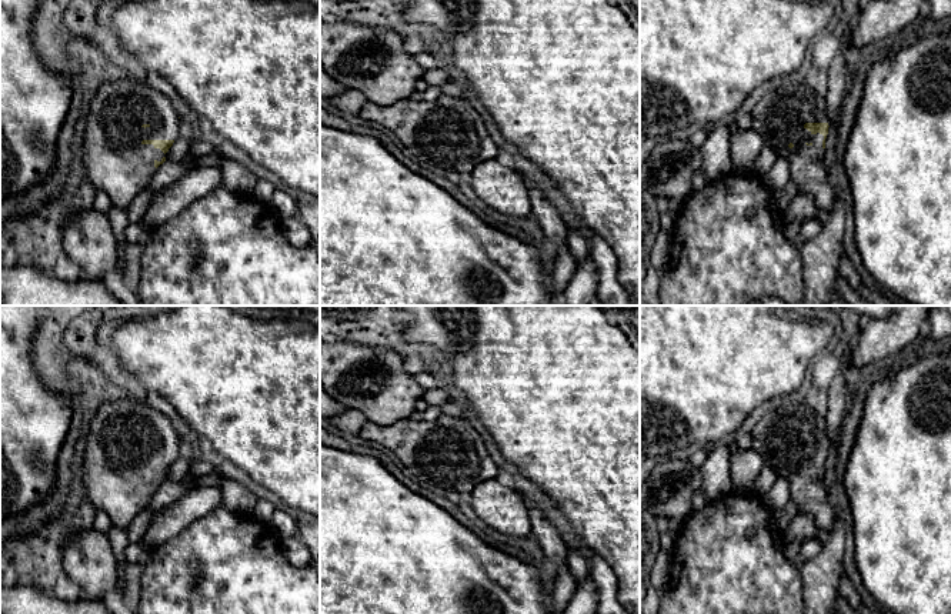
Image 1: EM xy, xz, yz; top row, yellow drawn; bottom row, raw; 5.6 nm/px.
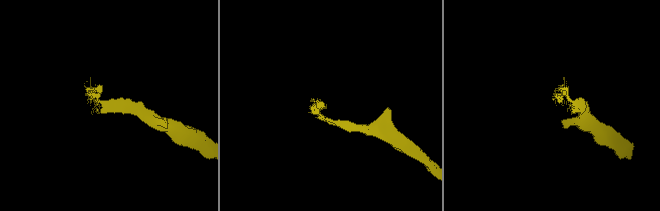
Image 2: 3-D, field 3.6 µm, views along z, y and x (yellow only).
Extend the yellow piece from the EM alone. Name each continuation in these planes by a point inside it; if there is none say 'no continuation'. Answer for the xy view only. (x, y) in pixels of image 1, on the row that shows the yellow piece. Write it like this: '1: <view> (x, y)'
1: xy (117, 163)

